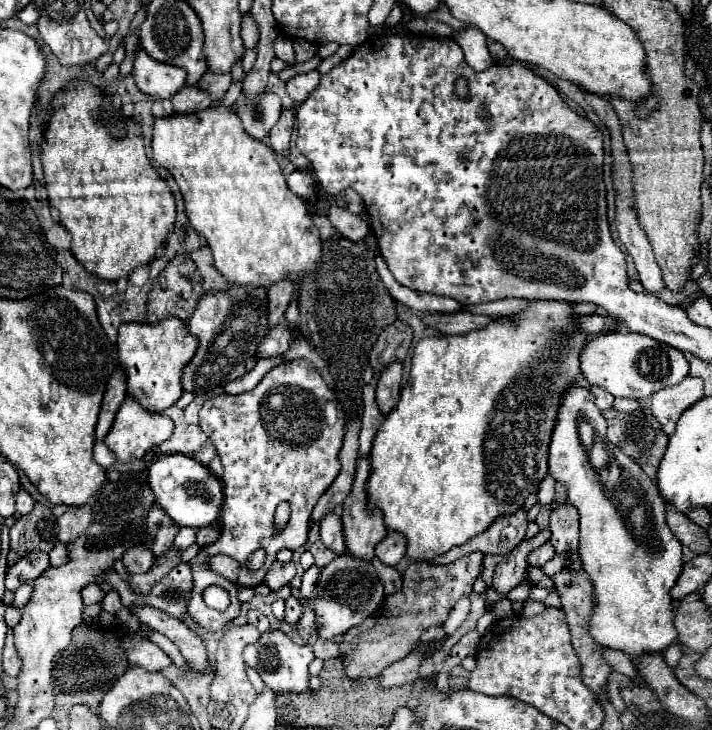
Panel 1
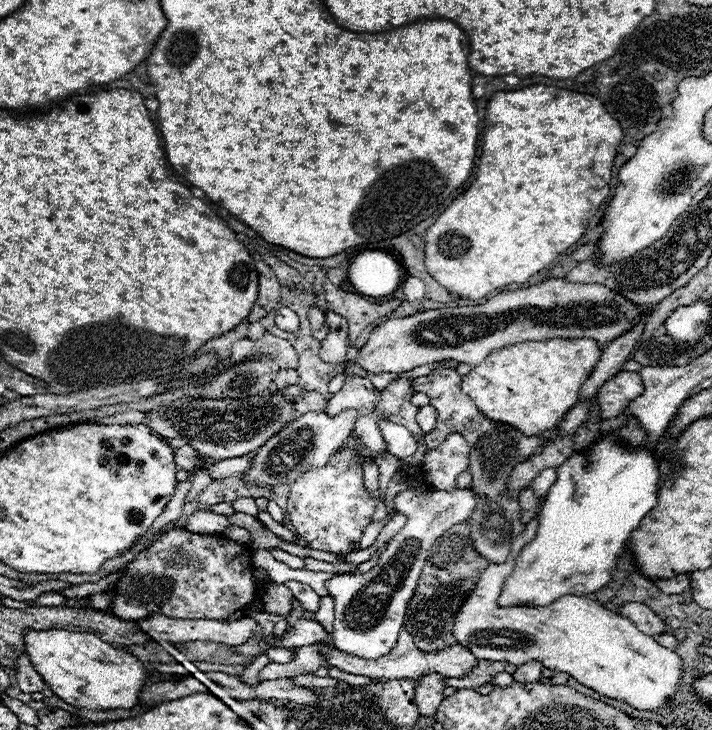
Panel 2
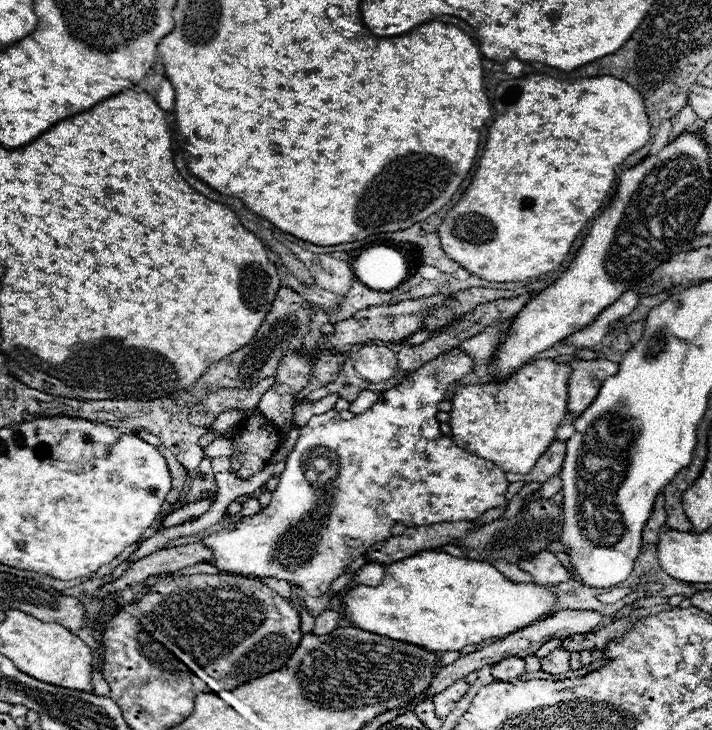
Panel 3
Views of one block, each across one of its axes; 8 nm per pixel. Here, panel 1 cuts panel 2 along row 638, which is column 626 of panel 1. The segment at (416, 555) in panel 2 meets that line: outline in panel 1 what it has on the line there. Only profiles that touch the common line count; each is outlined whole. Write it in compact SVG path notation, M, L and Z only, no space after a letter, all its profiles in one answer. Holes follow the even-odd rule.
M614 332L594 336L582 350L582 374L590 386L600 386L612 396L644 400L654 392L676 386L688 376L688 360L676 348L636 332Z

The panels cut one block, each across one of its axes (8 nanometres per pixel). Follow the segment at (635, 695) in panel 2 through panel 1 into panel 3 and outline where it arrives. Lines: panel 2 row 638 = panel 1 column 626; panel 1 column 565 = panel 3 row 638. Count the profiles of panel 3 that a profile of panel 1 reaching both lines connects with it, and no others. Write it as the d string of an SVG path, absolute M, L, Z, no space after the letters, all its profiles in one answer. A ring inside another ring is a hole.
M420 552L416 556L410 556L406 560L398 560L394 564L386 564L386 574L382 584L378 586L356 586L350 592L346 592L344 602L340 602L338 594L330 598L328 608L344 614L346 620L350 620L350 626L356 626L366 632L382 634L394 640L406 640L412 644L424 644L424 648L430 648L434 652L452 652L462 650L468 644L480 644L486 638L492 636L508 636L520 628L526 628L528 624L540 620L552 604L554 594L548 592L546 586L538 584L514 584L506 580L494 566L484 562L474 562L466 558L454 558L444 552Z

